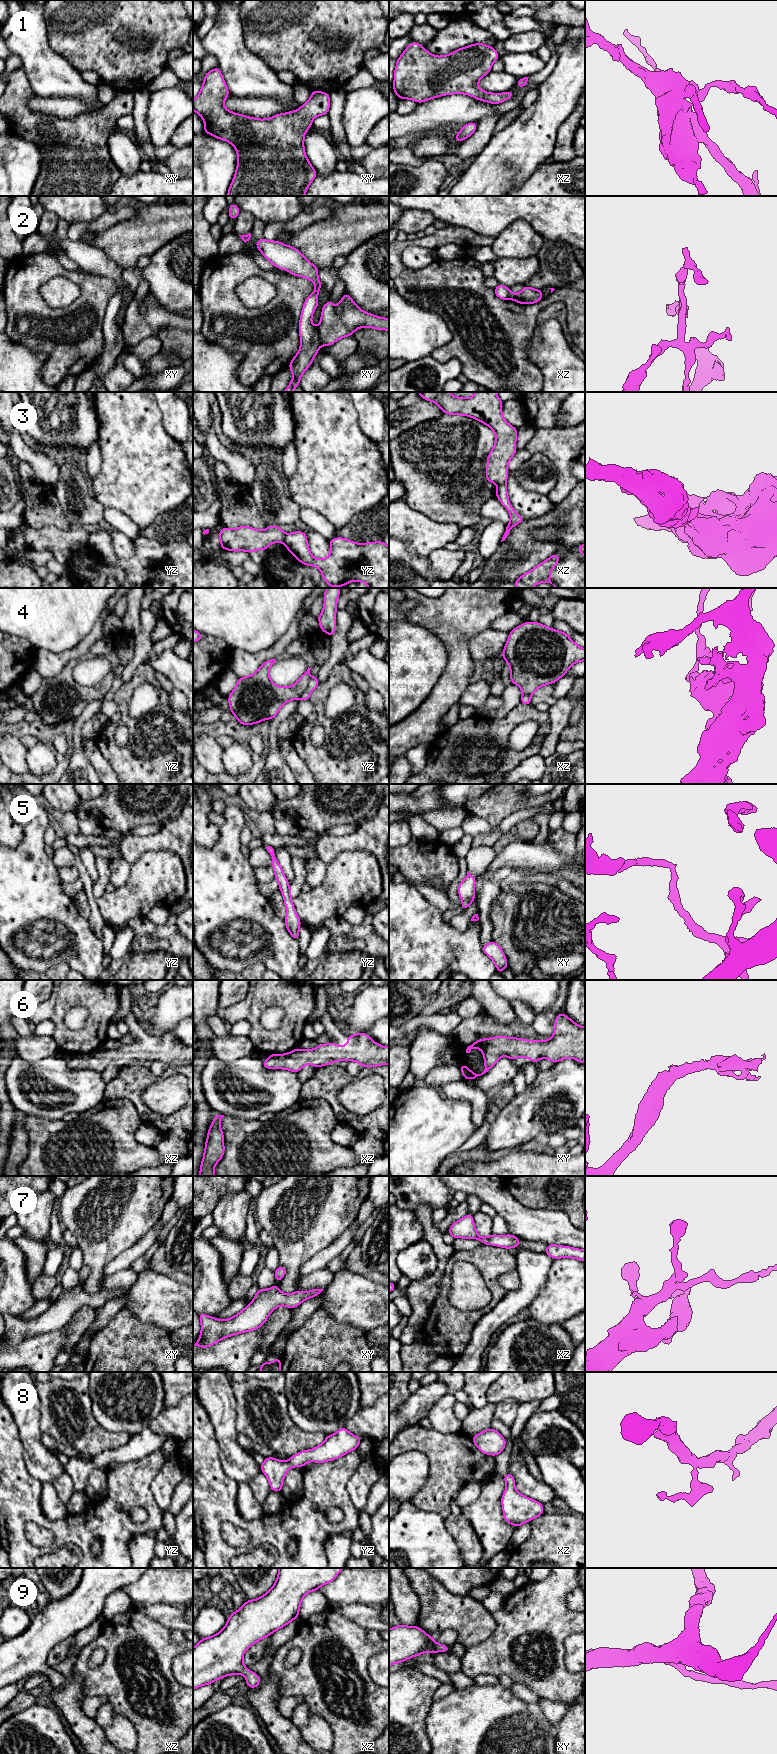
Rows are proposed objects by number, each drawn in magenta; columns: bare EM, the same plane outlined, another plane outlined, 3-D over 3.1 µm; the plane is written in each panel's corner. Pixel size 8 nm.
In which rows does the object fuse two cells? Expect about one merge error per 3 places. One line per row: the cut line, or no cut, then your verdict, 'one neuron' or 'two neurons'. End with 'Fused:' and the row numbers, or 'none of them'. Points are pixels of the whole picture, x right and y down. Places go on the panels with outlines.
1: cut none; one neuron
2: cut xy (316, 329), (321, 344); two neurons
3: cut yz (286, 534), (283, 541); two neurons
4: cut yz (310, 677), (307, 687), (298, 698); two neurons
5: cut none; one neuron
6: cut none; one neuron
7: cut none; one neuron
8: cut none; one neuron
9: cut none; one neuron
Fused: 2, 3, 4

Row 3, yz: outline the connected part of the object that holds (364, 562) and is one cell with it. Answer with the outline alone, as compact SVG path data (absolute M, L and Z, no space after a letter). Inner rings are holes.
M295 531L286 534L284 545L298 561L307 566L320 569L322 578L330 588L344 587L353 580L364 582L368 588L389 588L389 546L383 541L355 543L351 540L336 537L328 541L330 555L325 559L316 559L309 550L306 532Z

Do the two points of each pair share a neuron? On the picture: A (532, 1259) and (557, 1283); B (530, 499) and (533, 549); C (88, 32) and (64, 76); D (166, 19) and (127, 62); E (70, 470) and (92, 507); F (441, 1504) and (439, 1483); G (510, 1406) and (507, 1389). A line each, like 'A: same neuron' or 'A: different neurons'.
A: different neurons
B: different neurons
C: different neurons
D: same neuron
E: same neuron
F: same neuron
G: different neurons

